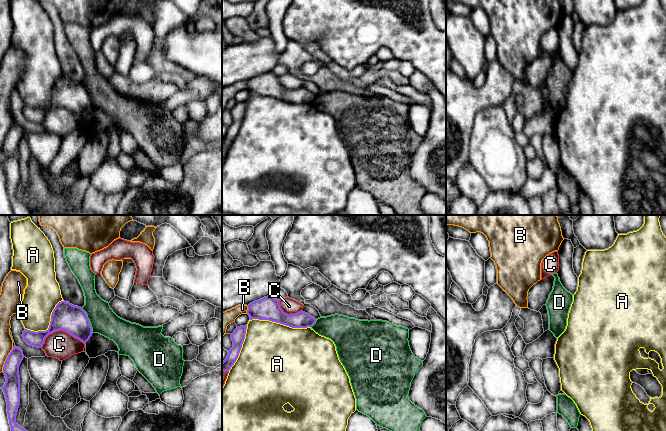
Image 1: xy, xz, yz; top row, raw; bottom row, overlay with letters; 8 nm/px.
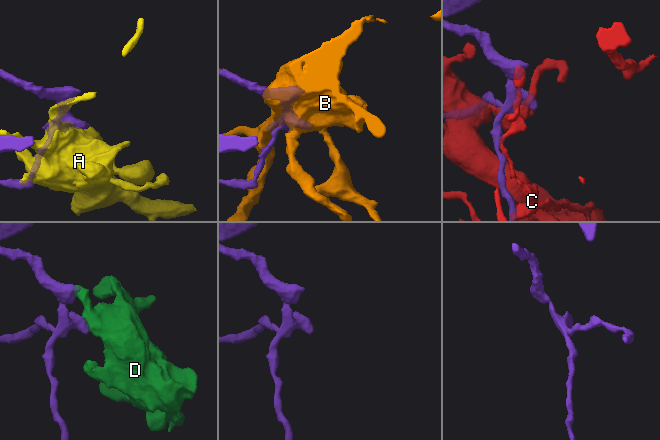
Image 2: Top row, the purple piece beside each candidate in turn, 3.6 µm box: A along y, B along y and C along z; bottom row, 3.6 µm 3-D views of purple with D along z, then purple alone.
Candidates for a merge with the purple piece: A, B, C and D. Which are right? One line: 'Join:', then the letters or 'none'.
Join: none

